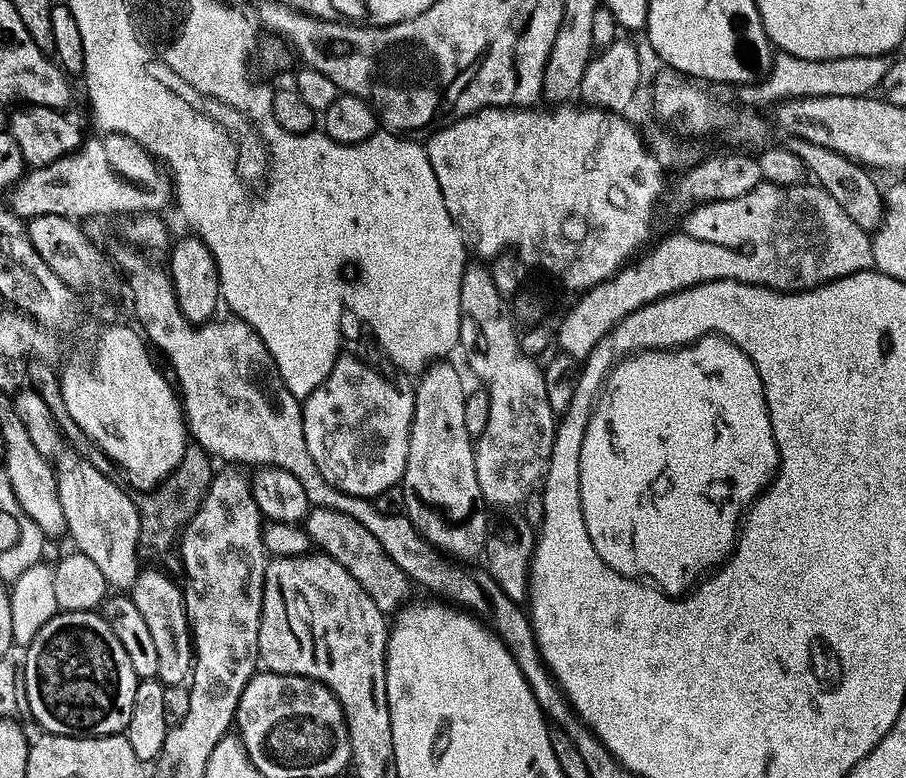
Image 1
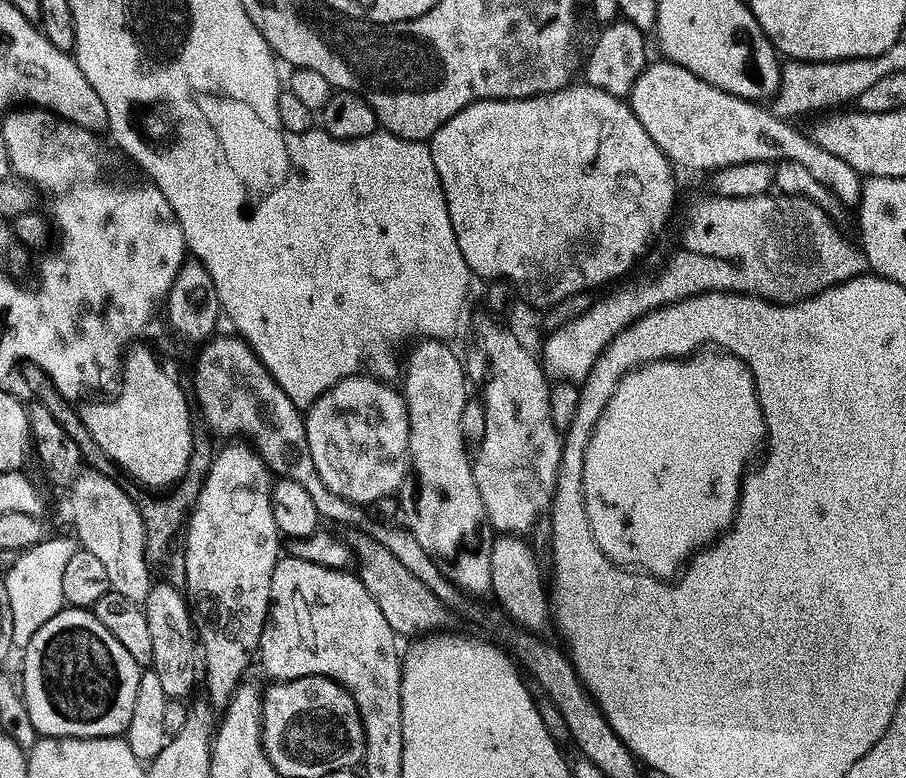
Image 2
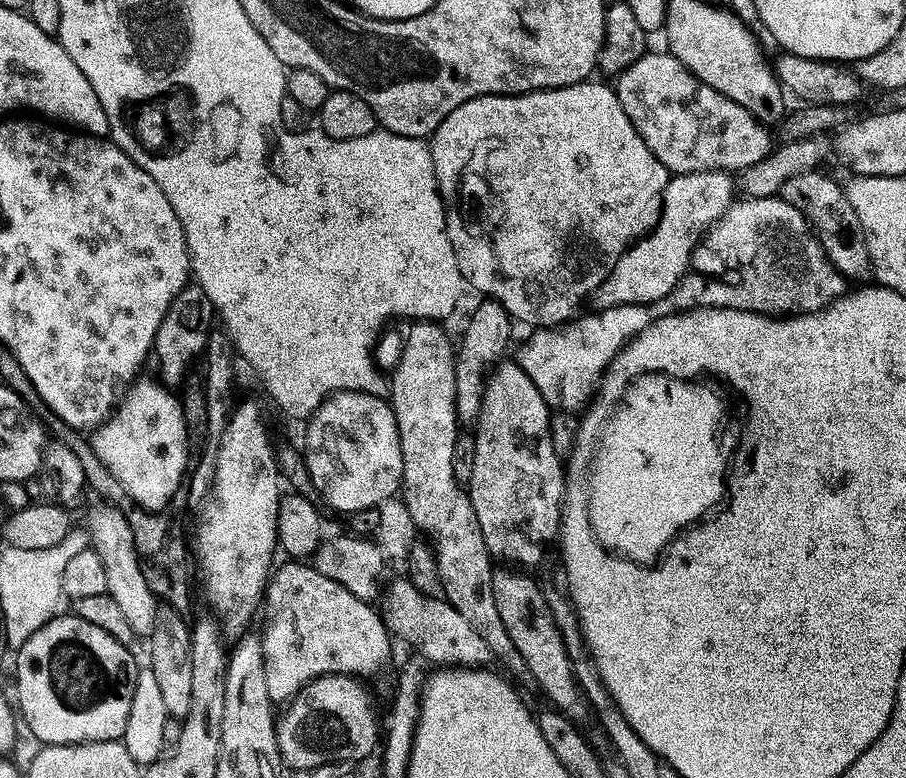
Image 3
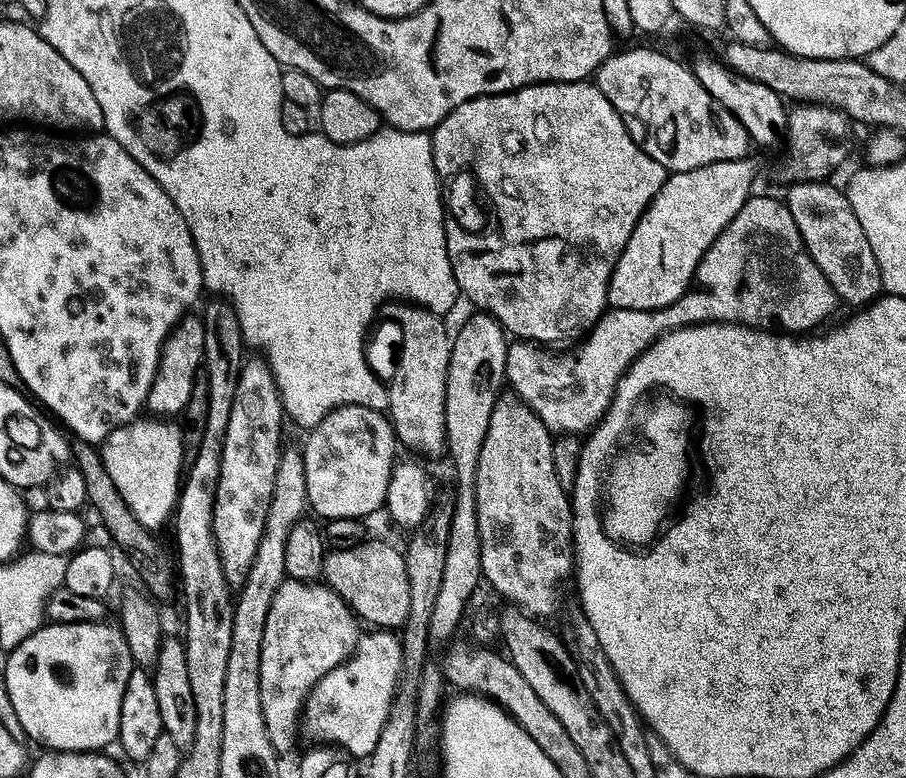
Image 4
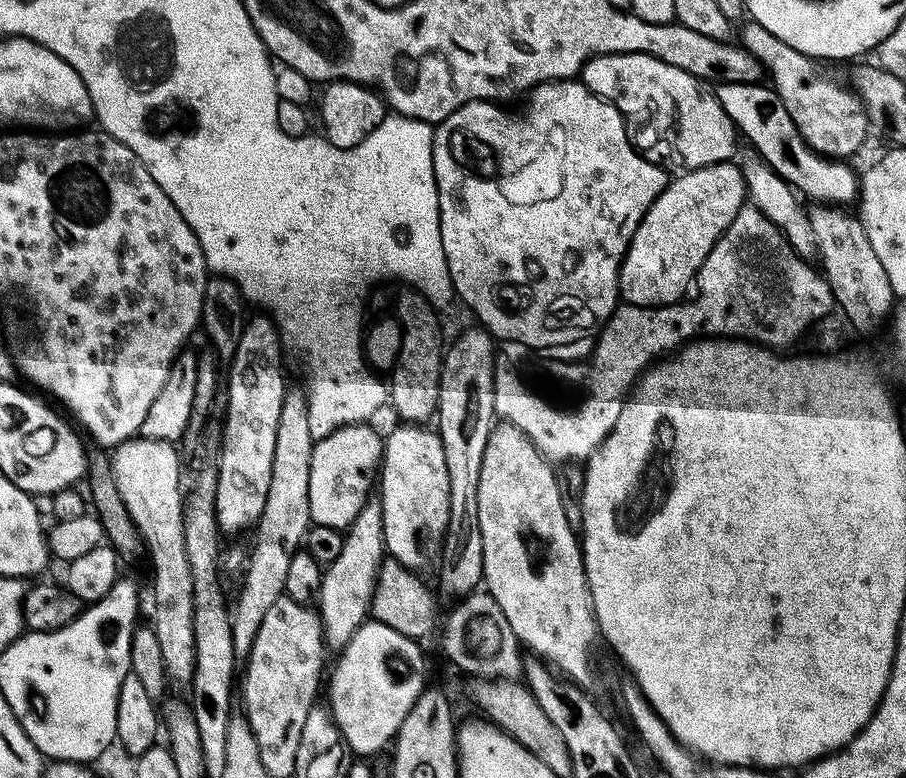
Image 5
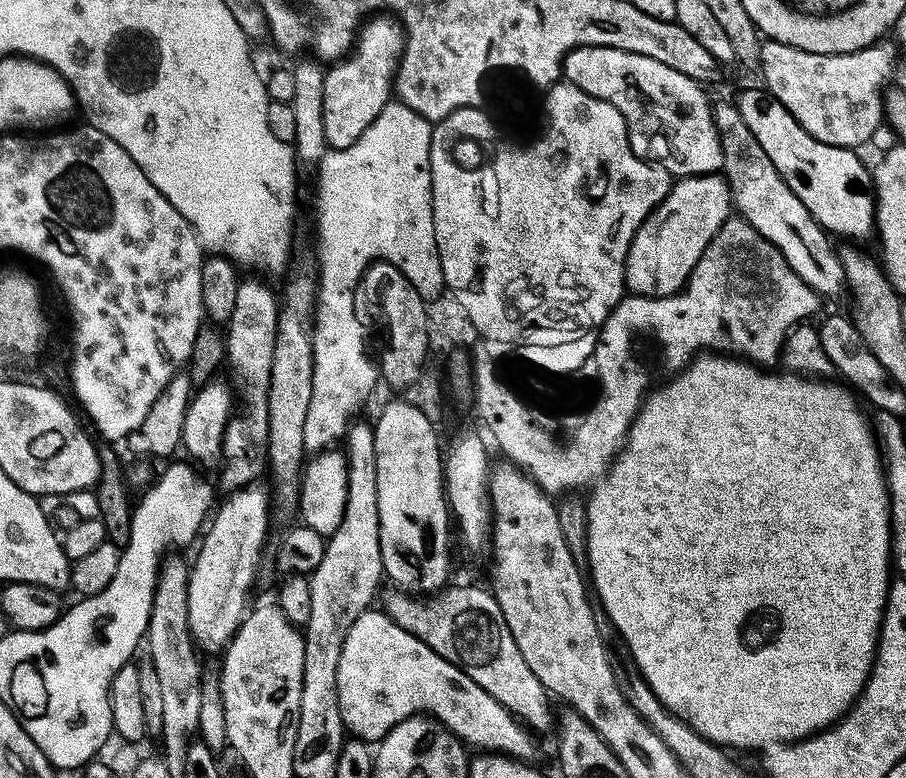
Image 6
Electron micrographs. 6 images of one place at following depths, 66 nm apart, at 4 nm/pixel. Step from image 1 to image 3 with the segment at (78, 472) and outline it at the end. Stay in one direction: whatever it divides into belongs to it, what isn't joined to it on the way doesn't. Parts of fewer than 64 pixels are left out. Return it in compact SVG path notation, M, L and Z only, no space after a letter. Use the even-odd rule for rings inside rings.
M96 502L88 512L86 527L92 536L91 547L102 560L102 566L106 572L107 593L112 595L115 602L118 602L119 609L122 610L123 617L126 618L127 625L133 631L136 638L151 637L158 611L158 601L156 595L146 586L144 577L144 566L142 557L136 551L134 534L128 524L127 515L119 512L112 502Z

